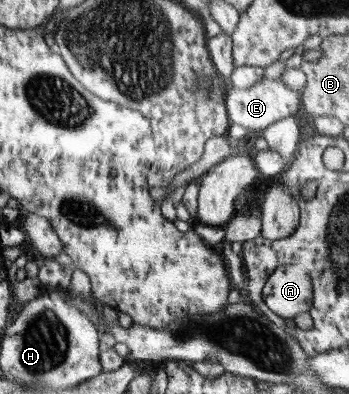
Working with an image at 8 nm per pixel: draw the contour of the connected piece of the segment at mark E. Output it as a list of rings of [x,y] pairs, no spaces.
[[[262,78],[250,88],[236,88],[226,85],[225,103],[230,124],[244,126],[246,130],[267,129],[283,118],[295,115],[300,108],[300,94],[290,90],[281,78]]]

